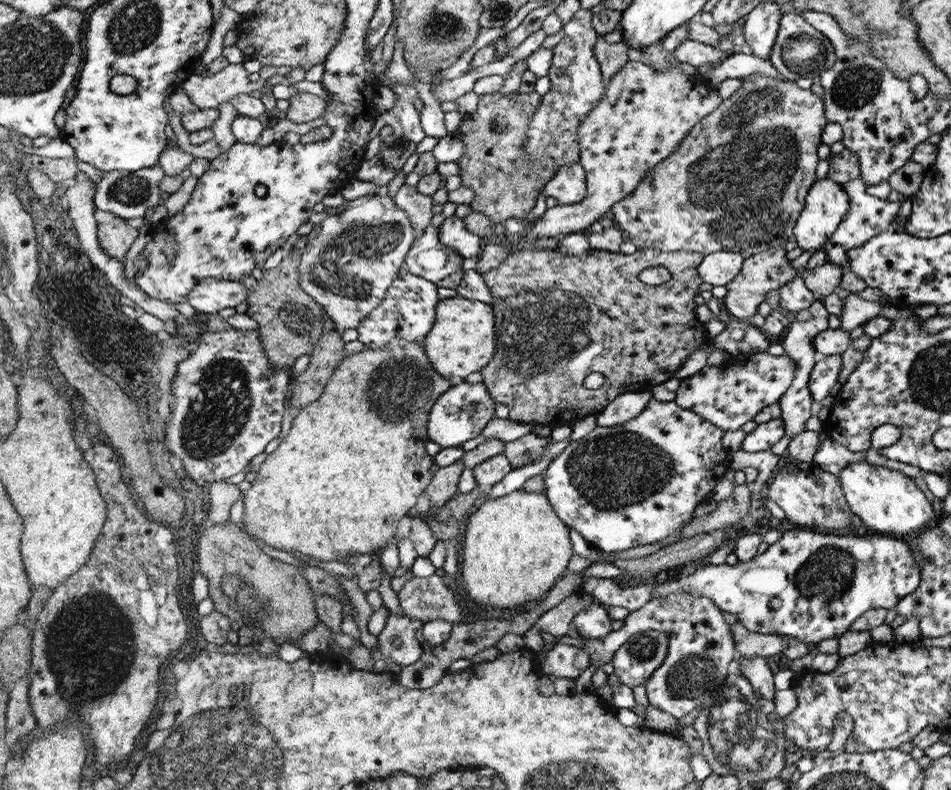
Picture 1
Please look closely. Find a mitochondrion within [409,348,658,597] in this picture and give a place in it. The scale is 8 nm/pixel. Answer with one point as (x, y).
(475, 406)

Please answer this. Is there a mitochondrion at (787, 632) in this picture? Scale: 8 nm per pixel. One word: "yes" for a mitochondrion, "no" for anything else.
no

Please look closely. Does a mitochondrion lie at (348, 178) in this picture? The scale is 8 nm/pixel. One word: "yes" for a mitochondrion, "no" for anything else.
no

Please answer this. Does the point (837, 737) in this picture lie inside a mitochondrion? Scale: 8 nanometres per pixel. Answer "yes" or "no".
no

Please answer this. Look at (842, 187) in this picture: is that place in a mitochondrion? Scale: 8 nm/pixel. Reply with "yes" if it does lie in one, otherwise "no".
no

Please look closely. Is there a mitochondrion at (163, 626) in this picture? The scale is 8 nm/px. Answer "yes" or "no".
no

